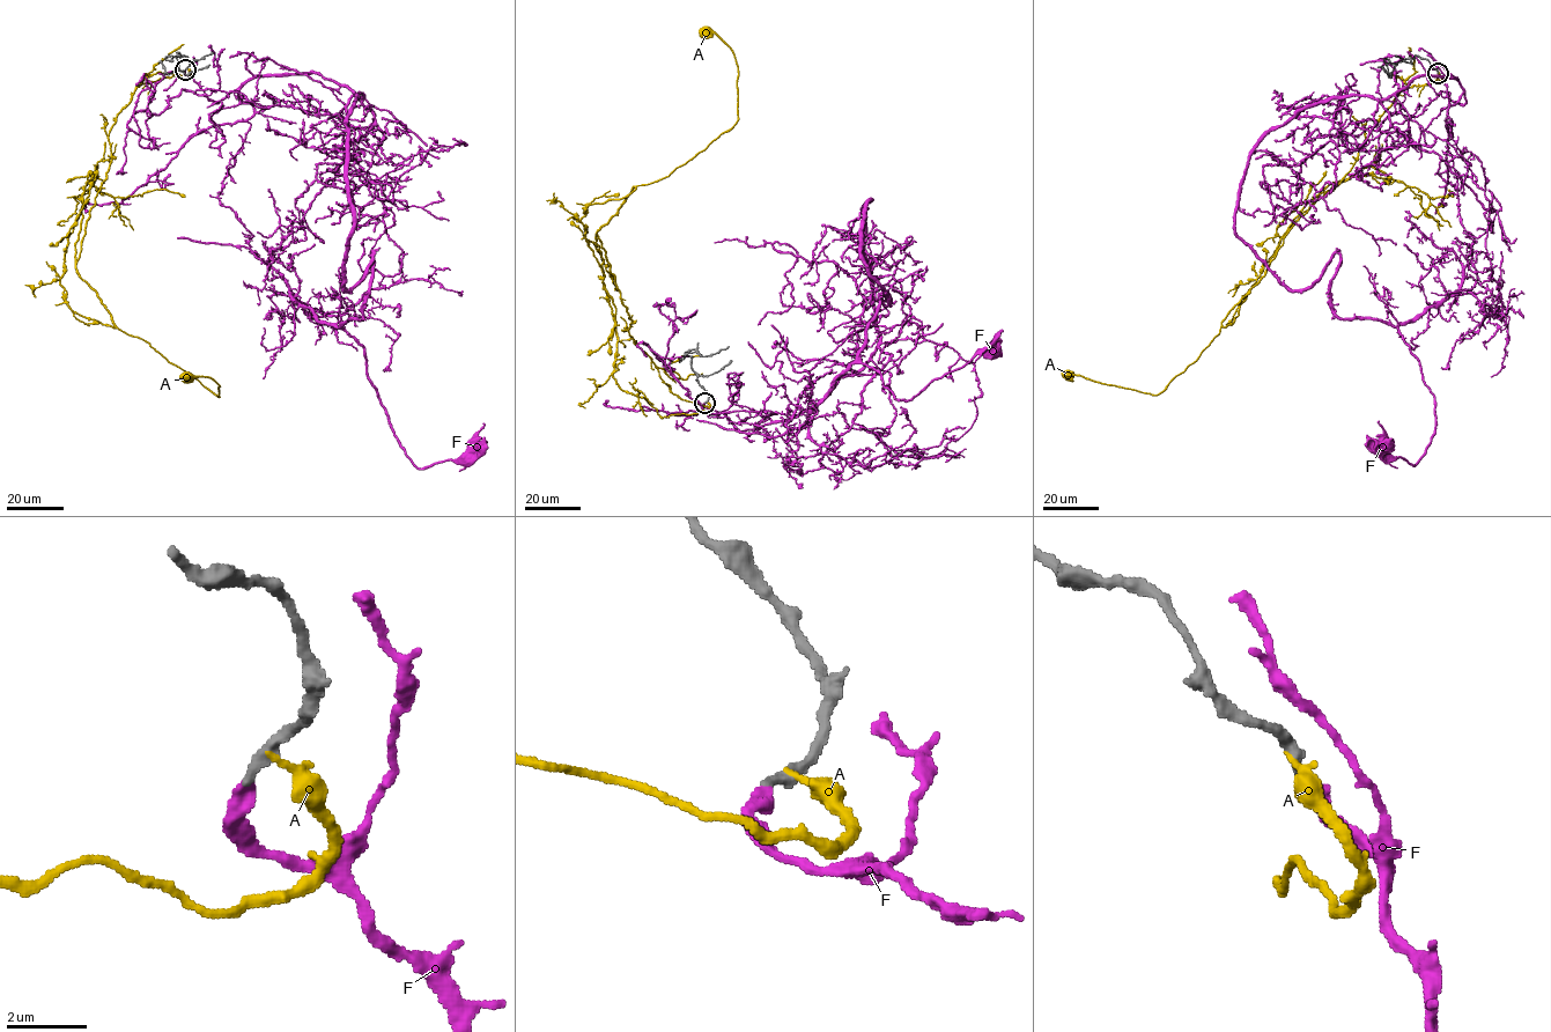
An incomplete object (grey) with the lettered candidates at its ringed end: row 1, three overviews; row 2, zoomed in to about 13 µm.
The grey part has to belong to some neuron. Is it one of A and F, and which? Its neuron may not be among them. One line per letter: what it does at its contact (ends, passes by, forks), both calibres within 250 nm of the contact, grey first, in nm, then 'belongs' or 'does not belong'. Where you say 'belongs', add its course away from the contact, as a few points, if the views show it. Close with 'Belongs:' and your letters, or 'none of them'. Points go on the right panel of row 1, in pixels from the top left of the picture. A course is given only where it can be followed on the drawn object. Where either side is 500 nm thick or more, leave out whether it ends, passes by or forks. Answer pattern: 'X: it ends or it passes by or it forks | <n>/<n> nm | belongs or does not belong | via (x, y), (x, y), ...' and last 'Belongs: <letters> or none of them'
A: it ends | 400/150 nm | does not belong
F: it ends | 280/400 nm | belongs | via (1438, 73), (1465, 102), (1271, 128), (1235, 213), (1410, 347), (1434, 433), (1388, 443)
Belongs: F

